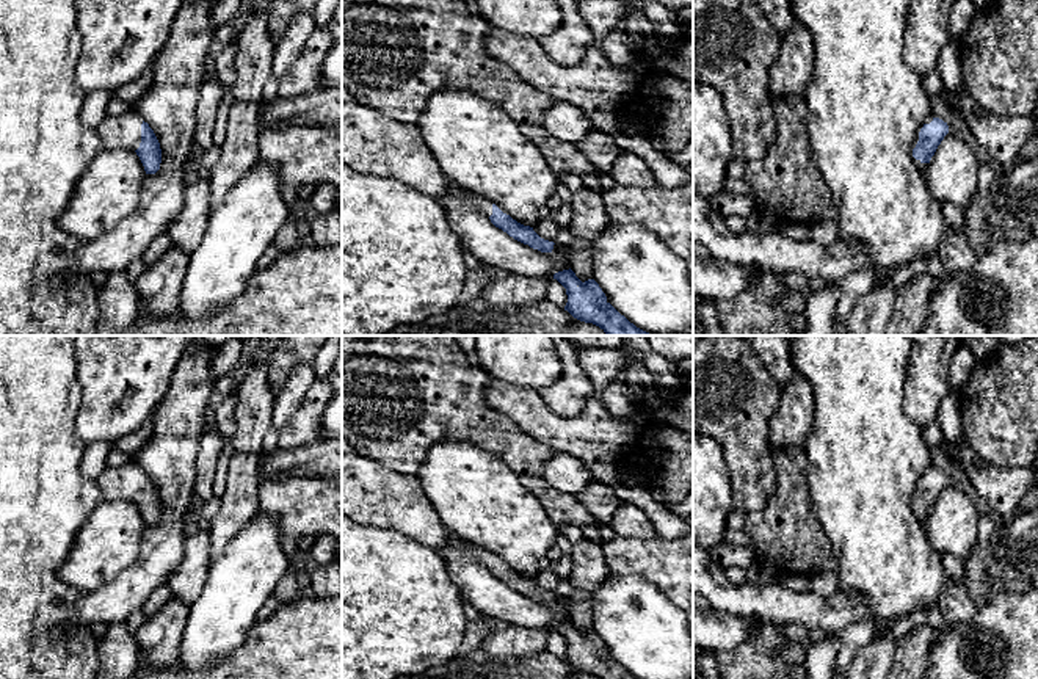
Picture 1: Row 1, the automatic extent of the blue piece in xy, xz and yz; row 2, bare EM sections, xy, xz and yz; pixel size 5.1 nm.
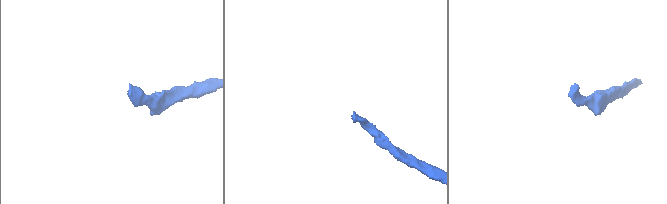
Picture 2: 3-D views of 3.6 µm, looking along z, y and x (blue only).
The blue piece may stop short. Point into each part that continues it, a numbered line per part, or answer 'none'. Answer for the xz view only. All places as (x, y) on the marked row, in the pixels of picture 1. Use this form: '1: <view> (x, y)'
1: xz (485, 206)

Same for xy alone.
1: xy (116, 132)

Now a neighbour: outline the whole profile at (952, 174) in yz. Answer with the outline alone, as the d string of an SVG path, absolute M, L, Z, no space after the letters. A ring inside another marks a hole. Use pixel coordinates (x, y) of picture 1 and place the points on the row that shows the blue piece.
M947 133L928 163L920 163L930 194L941 205L952 202L963 212L978 199L980 160L960 138Z

